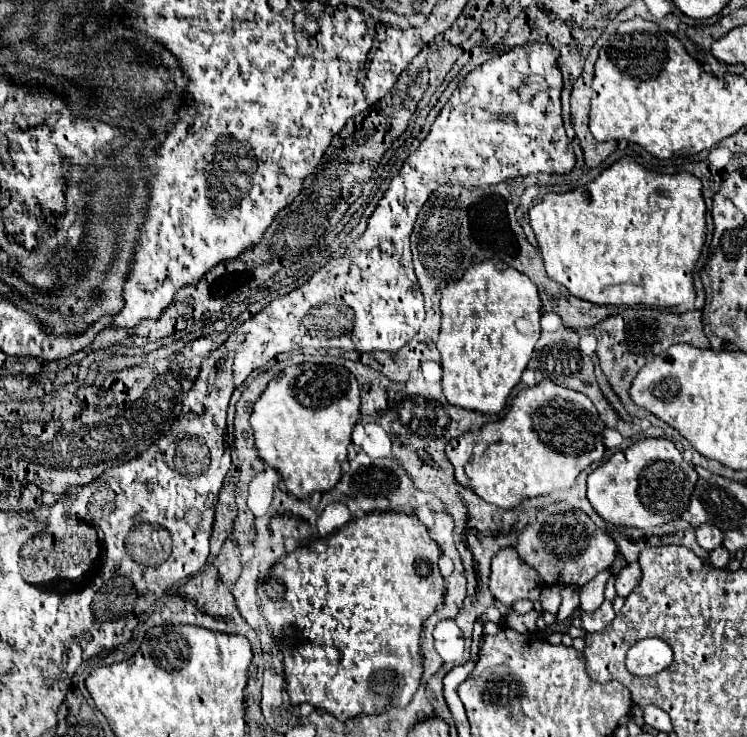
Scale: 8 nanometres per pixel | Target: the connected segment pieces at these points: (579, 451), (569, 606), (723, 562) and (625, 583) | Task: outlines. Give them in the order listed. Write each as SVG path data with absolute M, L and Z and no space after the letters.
M542 381L530 389L520 391L504 419L484 425L478 433L464 433L462 437L454 437L444 451L448 461L454 465L454 475L460 485L470 487L486 503L492 503L500 509L512 509L526 497L540 497L556 489L572 487L580 471L596 461L602 461L604 427L606 425L598 417L594 403L586 395L560 387L552 381Z
M564 585L562 587L562 605L556 613L556 621L564 621L572 615L572 611L578 607L578 587L570 587L570 585Z
M718 547L718 549L710 551L708 559L710 559L710 565L712 565L712 567L724 569L724 567L728 565L728 561L730 561L730 553L728 553L724 547Z
M630 563L626 565L618 575L616 575L616 593L620 597L628 597L640 583L640 577L642 577L642 571L640 571L640 565L638 563Z

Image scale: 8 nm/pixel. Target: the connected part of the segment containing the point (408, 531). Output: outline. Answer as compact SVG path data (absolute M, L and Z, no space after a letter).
M394 512L370 513L362 517L356 517L356 519L348 521L344 527L340 527L338 531L334 531L326 537L312 539L312 541L304 543L300 549L288 553L286 559L282 561L282 565L284 565L282 575L278 577L282 587L260 589L262 593L258 593L258 601L260 601L260 611L262 611L264 619L268 621L270 629L274 631L274 641L276 641L278 649L284 653L286 681L288 681L286 693L290 697L290 703L292 705L312 703L314 707L332 713L338 721L346 721L346 719L358 717L358 715L382 713L382 711L386 711L390 707L396 707L396 705L406 707L410 703L412 695L416 693L416 689L420 685L420 679L422 679L422 671L424 671L422 669L422 653L420 653L422 623L424 623L424 619L428 619L440 607L440 603L444 599L444 579L440 575L440 569L438 569L438 557L440 557L438 543L430 539L428 529L416 517L410 517L406 513Z

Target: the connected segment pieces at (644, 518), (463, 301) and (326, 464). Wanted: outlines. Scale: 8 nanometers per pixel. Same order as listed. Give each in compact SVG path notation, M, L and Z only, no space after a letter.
M642 439L634 445L630 445L624 451L614 453L606 463L602 463L598 469L594 469L588 475L588 501L592 503L594 511L612 525L622 527L660 527L664 523L670 523L672 519L680 517L690 503L690 495L694 491L694 485L698 481L698 473L694 471L692 463L686 463L682 453L674 447L668 439Z
M488 259L470 267L462 279L450 283L442 291L442 329L438 337L438 351L444 371L442 389L448 403L480 413L500 413L512 387L520 381L520 375L532 357L538 337L540 297L536 285L514 267L498 265L496 259Z
M300 363L282 369L268 383L254 403L250 425L260 457L280 473L288 493L306 499L310 493L324 493L338 483L358 413L360 389L348 369Z

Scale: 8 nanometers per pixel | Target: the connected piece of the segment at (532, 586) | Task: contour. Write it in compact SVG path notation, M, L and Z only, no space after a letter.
M506 547L494 555L490 591L500 603L510 607L518 599L538 601L542 587L542 577L526 565L512 547Z

